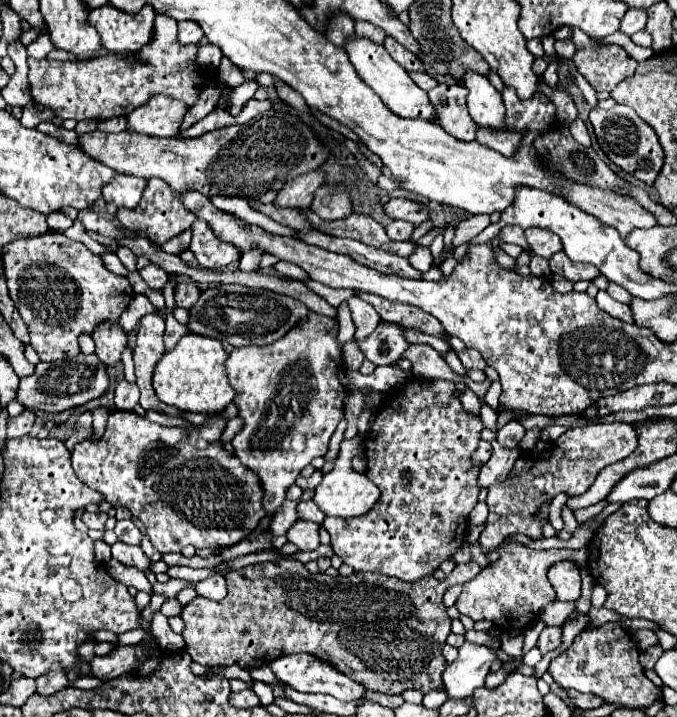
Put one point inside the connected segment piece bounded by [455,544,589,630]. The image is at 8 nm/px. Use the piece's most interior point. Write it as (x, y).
(510, 593)

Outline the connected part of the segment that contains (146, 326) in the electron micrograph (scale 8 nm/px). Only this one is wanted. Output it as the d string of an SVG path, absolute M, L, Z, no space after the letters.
M153 312L153 314L147 314L141 318L139 332L137 332L137 346L133 350L137 386L141 390L139 404L143 406L143 410L157 410L157 412L163 412L169 416L177 416L179 410L159 402L159 398L155 396L153 386L151 386L153 368L165 352L163 332L165 332L165 320L161 318L161 314Z

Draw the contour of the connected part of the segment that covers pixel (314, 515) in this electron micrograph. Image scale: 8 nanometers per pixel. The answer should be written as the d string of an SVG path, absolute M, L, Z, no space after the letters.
M313 500L301 502L301 504L297 506L297 516L299 516L301 520L313 520L313 522L317 522L317 524L323 524L323 518L325 518L325 514L319 510L319 506L313 504Z

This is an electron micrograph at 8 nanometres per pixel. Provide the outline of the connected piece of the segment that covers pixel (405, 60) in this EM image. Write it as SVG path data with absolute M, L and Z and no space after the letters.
M391 36L385 38L383 46L385 46L385 50L391 54L391 58L393 58L395 62L399 62L407 72L423 72L421 60L419 60L413 52L409 52L407 48L403 48L399 42L395 42Z

